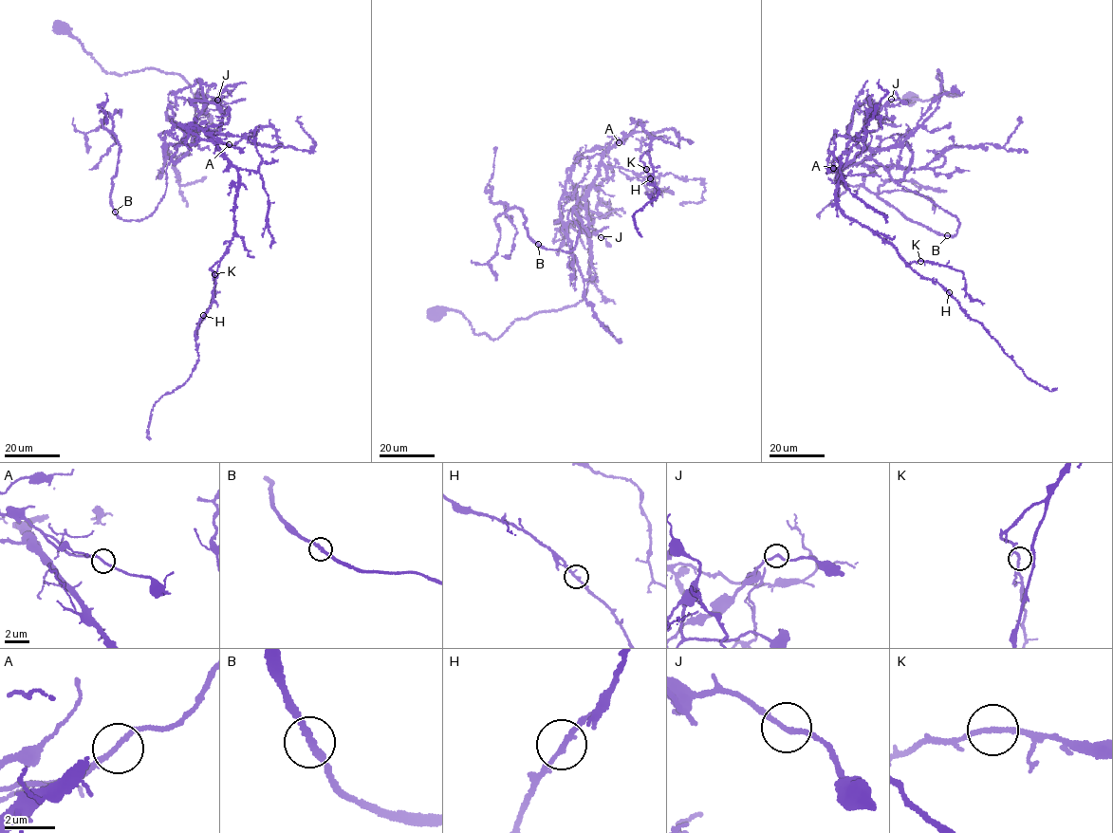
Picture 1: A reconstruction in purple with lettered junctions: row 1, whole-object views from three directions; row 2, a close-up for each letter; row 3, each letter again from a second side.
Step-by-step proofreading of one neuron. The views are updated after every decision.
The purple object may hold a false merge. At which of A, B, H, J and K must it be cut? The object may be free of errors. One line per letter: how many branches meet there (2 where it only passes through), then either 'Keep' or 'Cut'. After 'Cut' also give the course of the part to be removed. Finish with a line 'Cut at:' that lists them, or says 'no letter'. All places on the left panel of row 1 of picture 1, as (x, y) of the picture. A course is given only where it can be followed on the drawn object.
A: Branches: 2. Keep
B: Branches: 2. Keep
H: Branches: 2. Keep
J: Branches: 2. Keep
K: Branches: 2. Keep
Cut at: no letter

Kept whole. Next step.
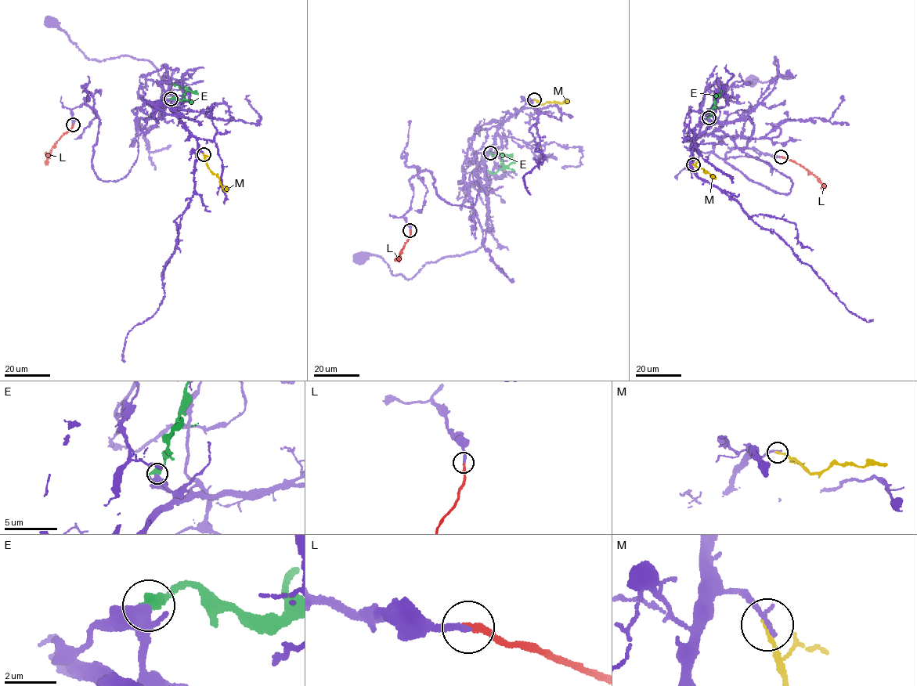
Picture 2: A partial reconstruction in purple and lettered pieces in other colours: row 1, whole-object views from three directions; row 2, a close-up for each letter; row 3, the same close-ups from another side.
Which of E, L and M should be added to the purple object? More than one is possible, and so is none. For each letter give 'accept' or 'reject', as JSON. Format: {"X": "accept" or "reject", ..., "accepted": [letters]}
{"E": "reject", "L": "accept", "M": "reject", "accepted": ["L"]}

